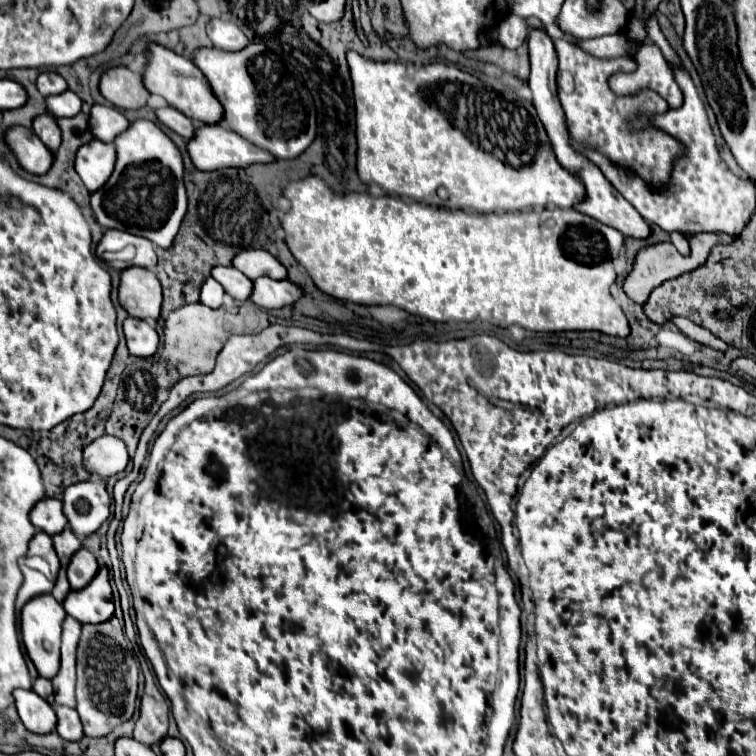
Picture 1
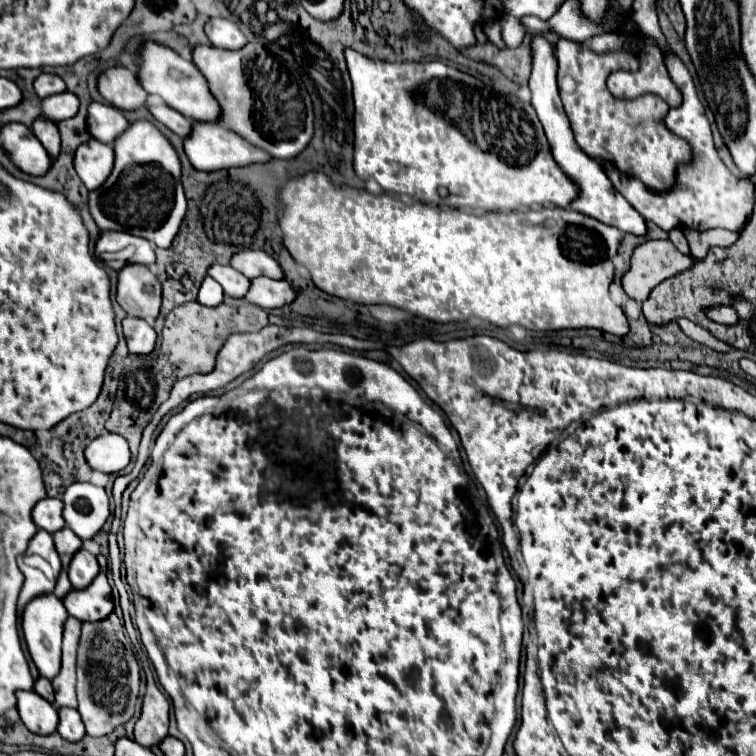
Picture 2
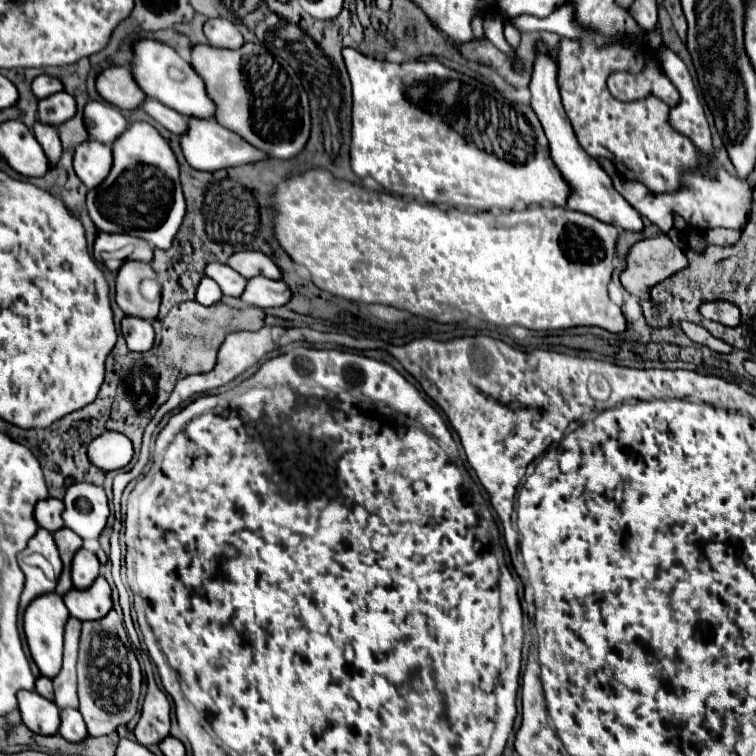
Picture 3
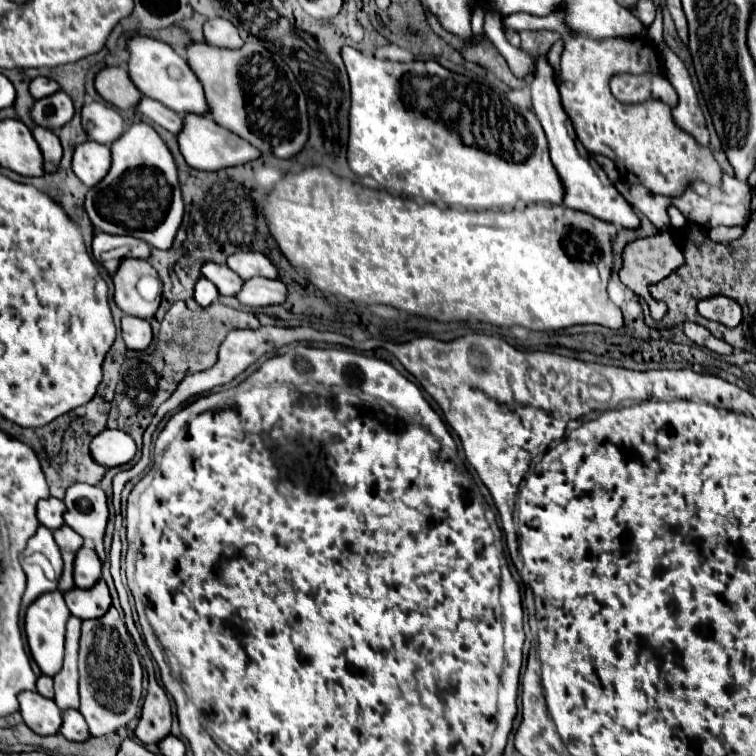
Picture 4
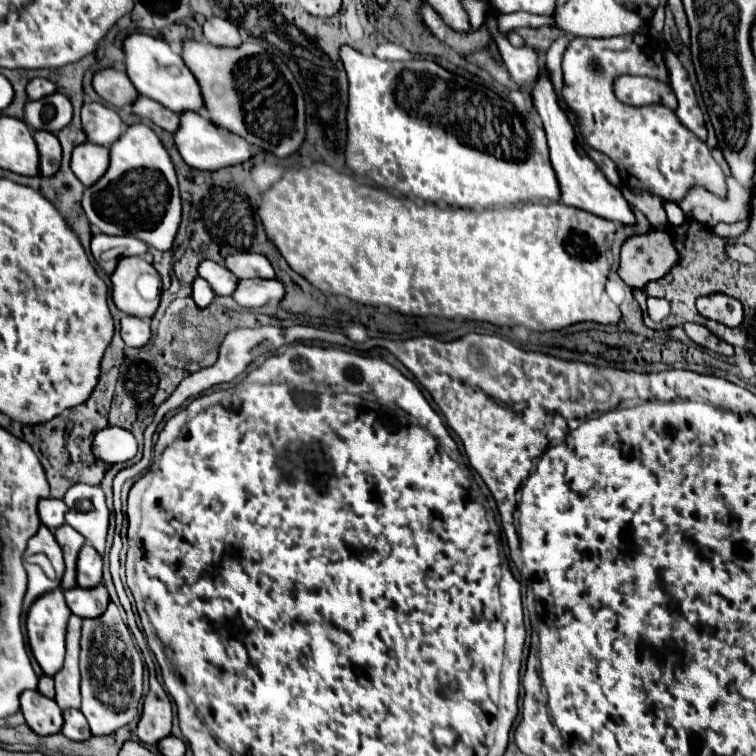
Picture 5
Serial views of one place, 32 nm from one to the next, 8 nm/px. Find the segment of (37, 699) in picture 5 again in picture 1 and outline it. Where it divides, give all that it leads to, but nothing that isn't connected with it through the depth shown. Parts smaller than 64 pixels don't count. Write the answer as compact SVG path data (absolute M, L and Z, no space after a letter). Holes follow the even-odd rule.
M16 690L16 708L24 726L34 734L50 734L56 728L54 708L32 690Z

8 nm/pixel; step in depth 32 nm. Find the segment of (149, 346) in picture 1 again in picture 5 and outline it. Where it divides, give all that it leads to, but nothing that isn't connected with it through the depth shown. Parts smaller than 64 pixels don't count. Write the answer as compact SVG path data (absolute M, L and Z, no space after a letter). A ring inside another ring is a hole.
M122 316L120 336L126 346L144 346L150 340L150 322L136 316Z

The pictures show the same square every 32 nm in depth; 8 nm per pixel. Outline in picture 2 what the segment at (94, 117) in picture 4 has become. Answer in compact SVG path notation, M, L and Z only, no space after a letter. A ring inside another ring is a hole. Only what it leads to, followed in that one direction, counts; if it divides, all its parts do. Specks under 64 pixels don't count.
M92 102L88 106L86 116L88 116L90 136L104 142L104 144L112 144L128 128L128 122L122 116L122 112L114 106L108 106L108 104Z

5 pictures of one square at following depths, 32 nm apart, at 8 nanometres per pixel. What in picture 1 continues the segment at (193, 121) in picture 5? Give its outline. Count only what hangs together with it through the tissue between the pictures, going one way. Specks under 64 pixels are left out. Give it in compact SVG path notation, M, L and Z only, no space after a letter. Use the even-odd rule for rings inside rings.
M202 124L196 128L192 140L188 140L186 144L188 154L192 164L198 170L220 170L220 168L230 168L230 166L250 166L250 164L266 164L272 162L274 156L258 146L254 146L252 142L244 140L240 134L224 128L222 124Z

